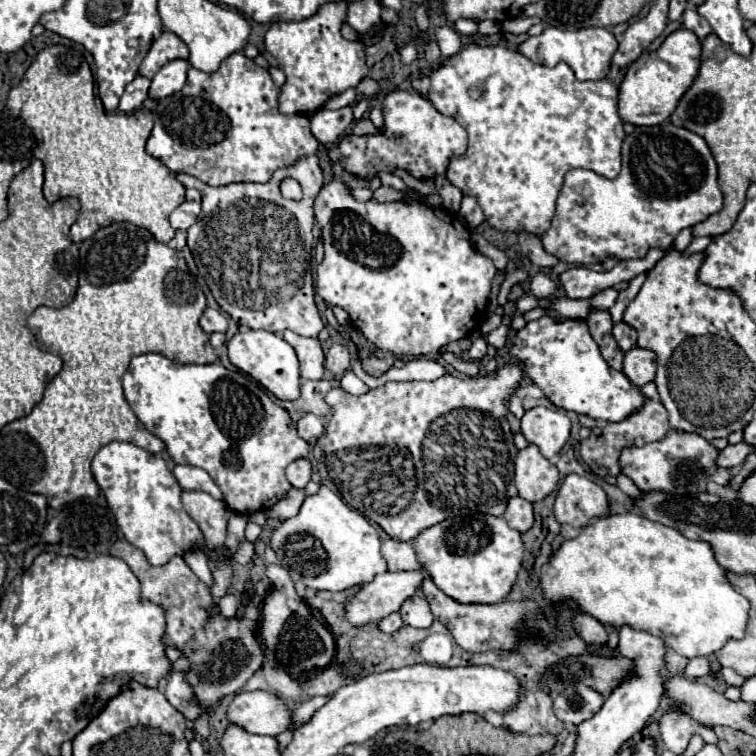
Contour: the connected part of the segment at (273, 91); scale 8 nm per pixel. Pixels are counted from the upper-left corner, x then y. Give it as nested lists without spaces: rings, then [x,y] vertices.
[[[241,53],[227,57],[215,73],[203,73],[191,67],[185,87],[175,95],[157,101],[155,127],[147,141],[147,153],[167,165],[175,175],[187,173],[211,187],[229,183],[267,183],[273,171],[291,167],[301,157],[315,155],[319,147],[305,115],[279,113],[279,93],[281,89],[273,83],[269,71]]]

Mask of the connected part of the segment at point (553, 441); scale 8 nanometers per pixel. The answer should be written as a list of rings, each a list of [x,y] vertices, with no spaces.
[[[533,407],[525,411],[521,419],[521,433],[529,443],[537,445],[547,459],[551,459],[563,449],[565,441],[569,439],[569,431],[569,417],[547,407]]]

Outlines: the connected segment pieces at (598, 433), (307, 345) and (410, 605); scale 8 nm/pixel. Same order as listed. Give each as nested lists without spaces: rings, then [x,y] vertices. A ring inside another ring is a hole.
[[[647,399],[647,403],[639,409],[639,413],[633,413],[631,417],[627,417],[625,421],[621,423],[605,423],[605,425],[599,425],[591,431],[589,439],[583,439],[581,441],[581,459],[591,467],[591,471],[597,475],[597,477],[617,477],[621,471],[619,467],[619,455],[621,455],[621,449],[625,447],[633,447],[633,445],[645,445],[649,441],[659,441],[665,437],[665,433],[669,431],[669,419],[667,419],[667,411],[661,403],[657,401],[651,401]]]
[[[285,331],[283,339],[295,349],[295,353],[299,357],[301,377],[311,379],[311,381],[321,381],[323,373],[325,373],[325,367],[323,367],[325,355],[323,355],[323,347],[321,347],[319,339],[303,337],[293,331]]]
[[[413,595],[411,599],[407,599],[401,607],[401,617],[405,621],[405,625],[411,625],[411,627],[419,627],[419,629],[425,629],[425,627],[431,627],[431,623],[435,621],[431,609],[429,609],[429,603],[425,597],[421,595]]]

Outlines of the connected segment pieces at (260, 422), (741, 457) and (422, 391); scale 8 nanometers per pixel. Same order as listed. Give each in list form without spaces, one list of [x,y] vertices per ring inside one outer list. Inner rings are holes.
[[[145,353],[145,355],[137,355],[131,359],[129,363],[129,369],[127,373],[123,375],[123,391],[125,391],[125,399],[129,403],[129,407],[133,409],[133,413],[137,415],[137,419],[145,425],[147,431],[151,431],[153,435],[157,435],[165,445],[167,445],[167,451],[169,455],[173,457],[175,463],[189,463],[189,465],[197,465],[201,469],[205,469],[211,479],[219,485],[219,489],[223,491],[225,495],[225,503],[231,511],[235,513],[241,513],[241,515],[251,515],[255,511],[265,511],[269,509],[271,505],[275,505],[279,499],[283,499],[287,495],[287,491],[291,489],[291,485],[287,483],[285,479],[285,467],[289,463],[293,463],[295,459],[301,459],[301,457],[309,457],[309,445],[295,433],[293,425],[291,425],[291,419],[289,419],[289,413],[287,413],[287,421],[285,421],[285,409],[275,405],[267,391],[253,379],[249,377],[247,373],[241,373],[241,371],[229,371],[225,369],[221,363],[211,363],[211,365],[179,365],[177,361],[171,361],[159,353]]]
[[[741,441],[741,443],[737,443],[737,445],[727,445],[723,451],[719,451],[719,459],[717,459],[717,463],[721,465],[721,467],[735,467],[735,465],[741,465],[743,461],[745,461],[745,457],[749,455],[749,453],[753,453],[755,451],[755,447],[753,445],[749,445],[749,443],[745,443],[745,441]]]
[[[503,365],[485,377],[459,379],[447,373],[431,383],[387,381],[383,387],[359,397],[339,387],[331,389],[325,401],[333,415],[325,429],[327,445],[323,445],[323,451],[327,455],[327,471],[343,501],[399,541],[413,541],[421,531],[457,515],[503,515],[507,501],[517,495],[513,483],[517,449],[509,421],[503,419],[521,381],[523,369],[519,365]]]

